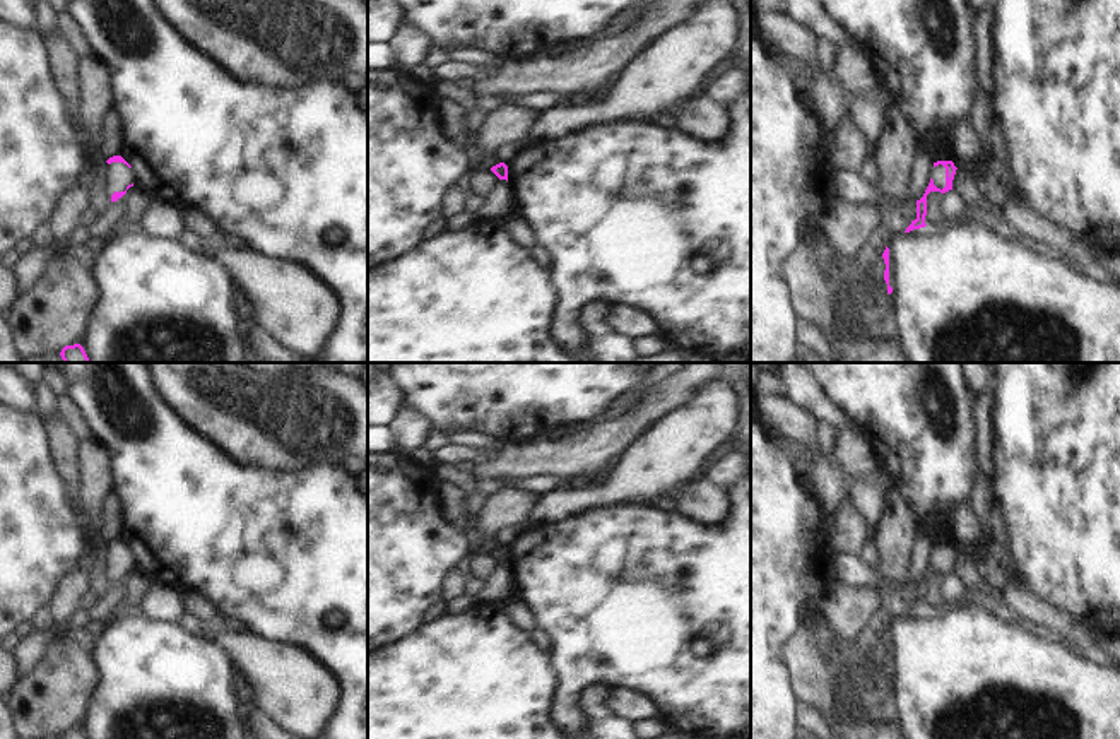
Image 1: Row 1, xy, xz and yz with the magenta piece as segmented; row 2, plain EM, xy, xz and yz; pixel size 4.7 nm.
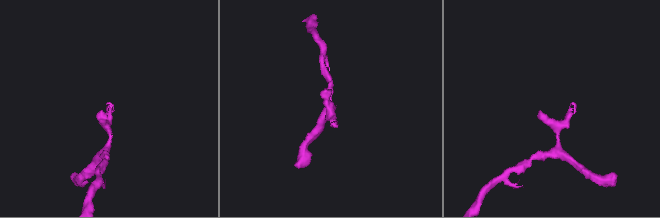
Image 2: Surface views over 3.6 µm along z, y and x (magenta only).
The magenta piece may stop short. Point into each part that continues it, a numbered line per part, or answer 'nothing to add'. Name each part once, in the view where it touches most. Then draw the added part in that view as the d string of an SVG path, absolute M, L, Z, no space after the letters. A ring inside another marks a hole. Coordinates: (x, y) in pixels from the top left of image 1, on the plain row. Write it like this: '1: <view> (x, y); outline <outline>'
nothing to add

